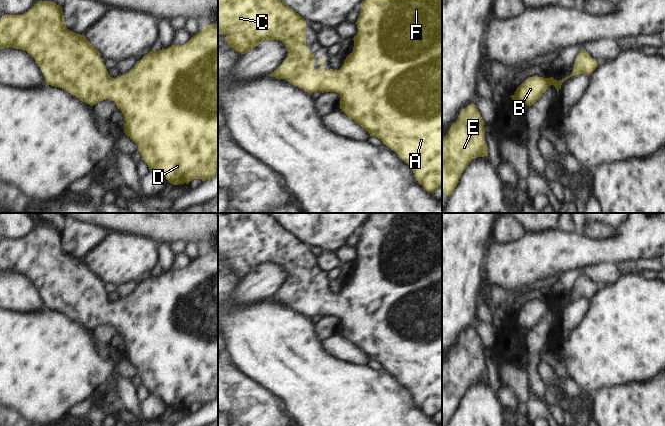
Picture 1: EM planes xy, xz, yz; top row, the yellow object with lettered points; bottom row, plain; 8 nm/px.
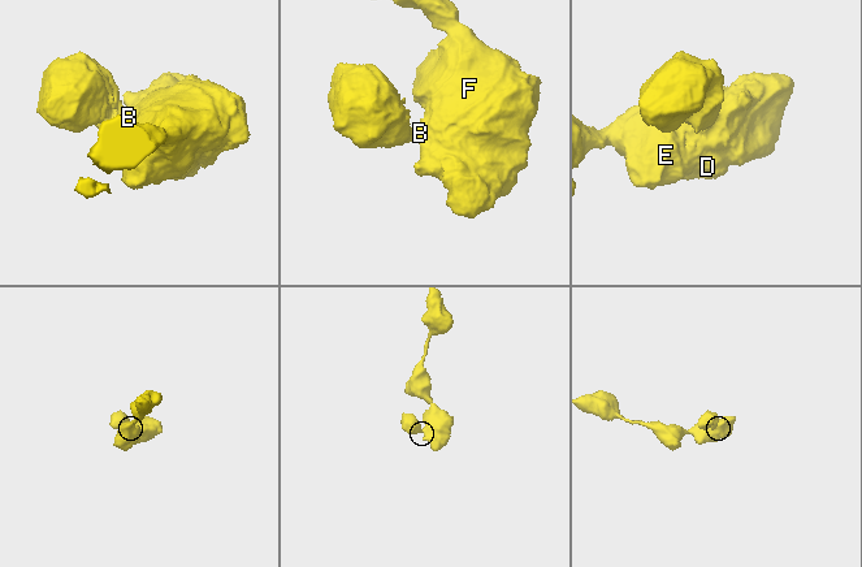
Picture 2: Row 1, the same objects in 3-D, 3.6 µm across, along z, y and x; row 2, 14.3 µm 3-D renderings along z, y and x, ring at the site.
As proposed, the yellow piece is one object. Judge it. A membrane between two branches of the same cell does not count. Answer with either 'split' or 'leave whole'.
leave whole

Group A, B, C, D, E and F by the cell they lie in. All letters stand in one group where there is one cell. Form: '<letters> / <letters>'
A B C D E F

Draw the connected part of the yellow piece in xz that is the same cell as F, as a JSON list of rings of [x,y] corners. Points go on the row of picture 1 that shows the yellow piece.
[[[218,0],[218,34],[225,34],[228,46],[245,54],[257,47],[264,40],[280,40],[287,49],[288,55],[271,77],[285,79],[292,85],[312,94],[313,92],[337,92],[340,96],[340,109],[370,136],[379,138],[384,145],[396,152],[411,168],[420,185],[434,194],[442,187],[442,0],[364,0],[361,3],[360,16],[356,22],[358,31],[354,36],[353,51],[346,57],[339,70],[325,70],[324,59],[318,58],[319,69],[314,69],[314,55],[306,47],[306,21],[283,0]]]

